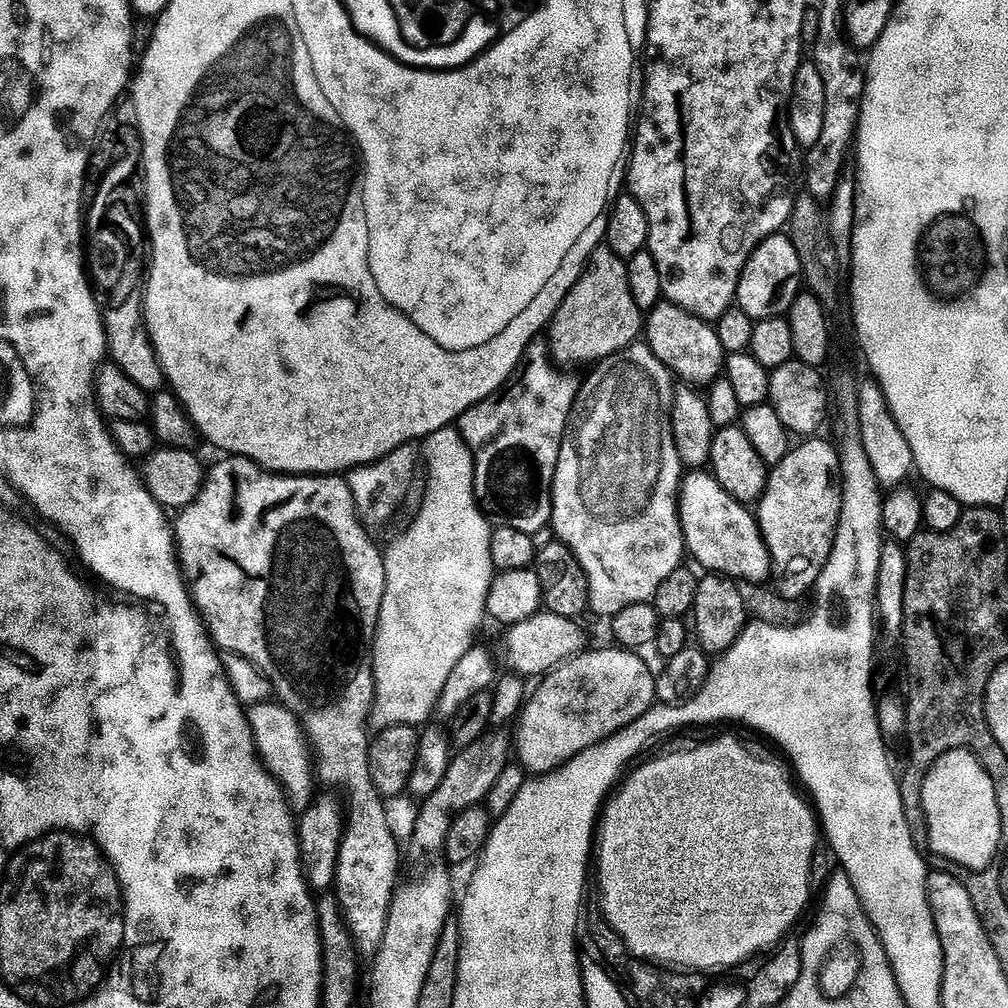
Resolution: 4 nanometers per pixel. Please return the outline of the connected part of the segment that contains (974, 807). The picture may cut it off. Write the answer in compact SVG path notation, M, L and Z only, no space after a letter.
M967 747L945 748L939 755L920 780L920 812L924 815L924 832L928 835L928 848L934 855L941 856L944 860L964 860L971 854L972 847L984 828L983 822L976 820L976 816L993 815L996 792L990 774Z

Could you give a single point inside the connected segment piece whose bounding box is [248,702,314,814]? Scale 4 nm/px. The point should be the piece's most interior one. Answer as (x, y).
(278, 733)

